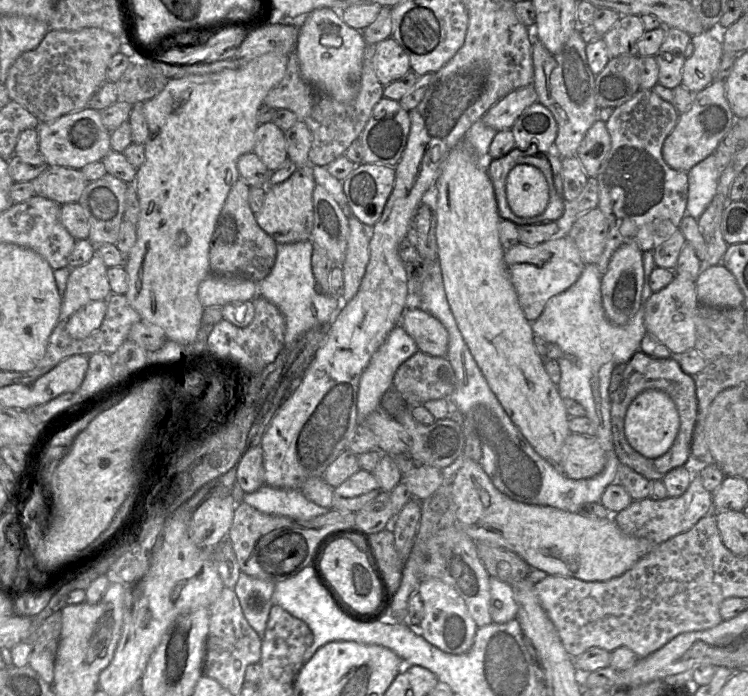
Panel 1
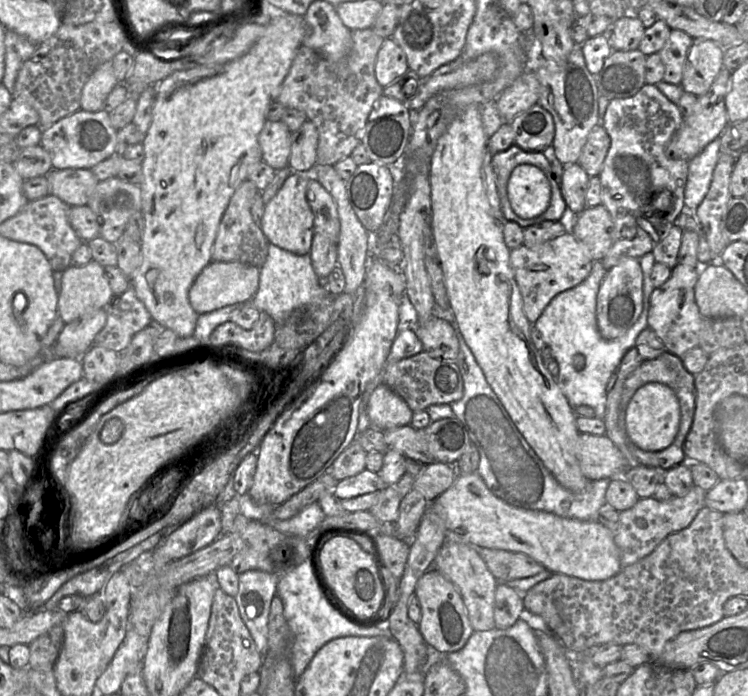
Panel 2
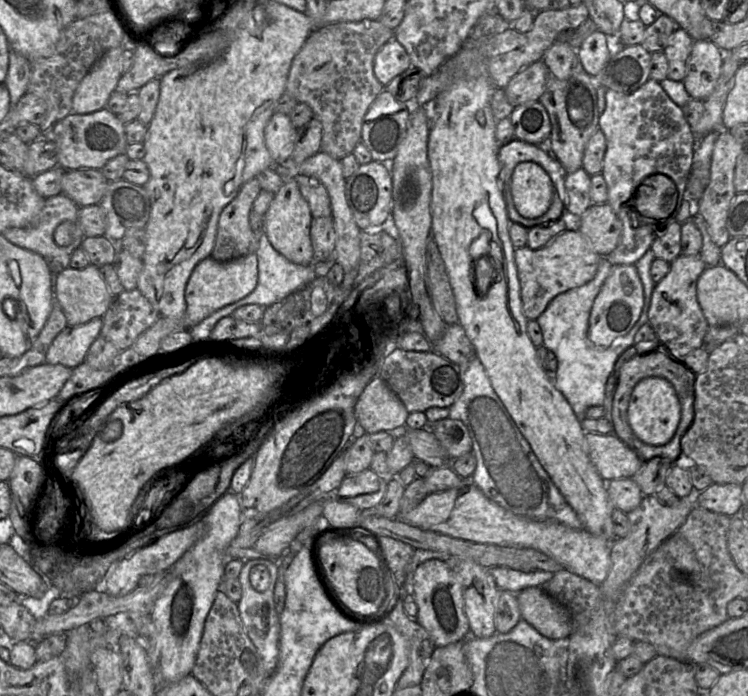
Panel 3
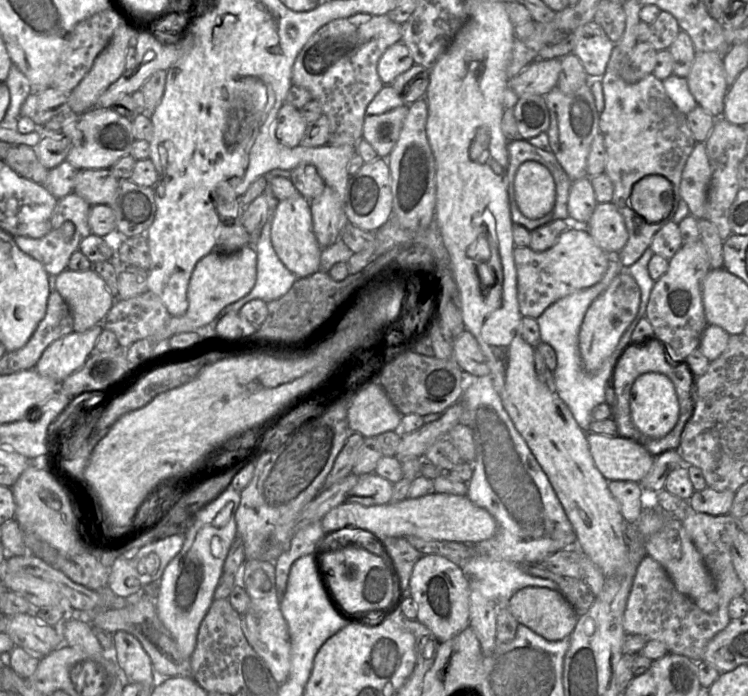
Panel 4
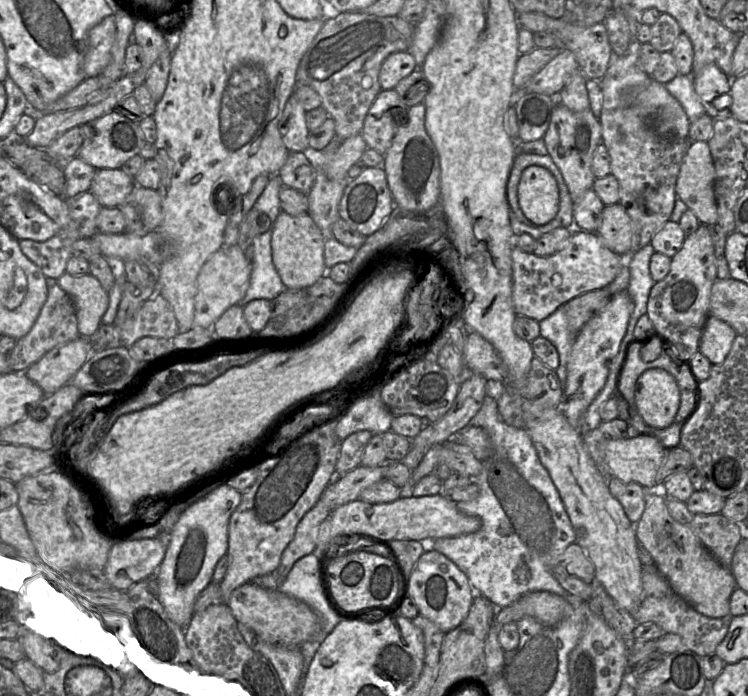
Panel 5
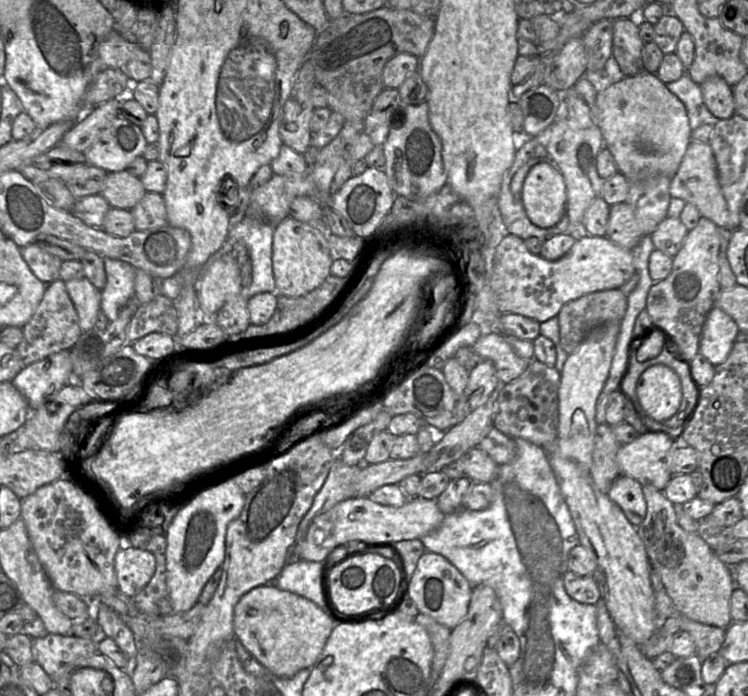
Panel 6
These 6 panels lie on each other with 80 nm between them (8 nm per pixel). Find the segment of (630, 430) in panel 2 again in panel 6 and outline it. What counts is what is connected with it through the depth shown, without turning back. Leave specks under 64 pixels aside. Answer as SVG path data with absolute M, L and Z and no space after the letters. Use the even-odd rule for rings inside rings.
M664 364L650 366L640 375L636 393L646 414L658 422L671 418L682 399L678 375Z

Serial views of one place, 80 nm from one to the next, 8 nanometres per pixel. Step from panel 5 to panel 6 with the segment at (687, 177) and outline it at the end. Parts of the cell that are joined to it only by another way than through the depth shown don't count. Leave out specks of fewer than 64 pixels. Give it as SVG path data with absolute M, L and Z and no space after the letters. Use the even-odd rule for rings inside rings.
M690 141L680 166L672 178L670 194L673 198L694 204L701 216L710 219L718 227L729 226L728 206L720 187L715 157L709 144Z

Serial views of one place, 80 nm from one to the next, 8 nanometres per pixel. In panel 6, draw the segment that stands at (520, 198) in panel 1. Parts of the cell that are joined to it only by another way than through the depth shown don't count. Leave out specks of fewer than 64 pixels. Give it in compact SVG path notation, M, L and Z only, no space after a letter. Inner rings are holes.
M542 161L528 172L521 200L529 220L539 228L555 226L566 213L567 190L555 163Z

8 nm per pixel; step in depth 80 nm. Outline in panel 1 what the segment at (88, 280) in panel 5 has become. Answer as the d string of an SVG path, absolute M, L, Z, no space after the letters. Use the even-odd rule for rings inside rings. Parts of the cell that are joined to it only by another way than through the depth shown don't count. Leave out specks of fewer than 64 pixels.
M96 248L90 261L71 269L62 298L60 321L69 319L91 301L107 300L112 294L107 269Z

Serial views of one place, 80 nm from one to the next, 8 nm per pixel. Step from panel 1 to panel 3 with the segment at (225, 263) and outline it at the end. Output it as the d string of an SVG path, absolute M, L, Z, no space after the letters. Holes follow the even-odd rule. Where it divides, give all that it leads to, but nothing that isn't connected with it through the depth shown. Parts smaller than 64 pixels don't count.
M257 178L250 179L221 211L211 253L216 261L230 261L256 253L259 239L251 229L249 215L261 190Z

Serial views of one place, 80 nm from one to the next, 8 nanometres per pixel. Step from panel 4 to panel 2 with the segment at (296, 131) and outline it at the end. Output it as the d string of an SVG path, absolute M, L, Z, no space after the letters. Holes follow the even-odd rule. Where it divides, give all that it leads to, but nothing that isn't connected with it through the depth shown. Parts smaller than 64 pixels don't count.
M266 121L260 135L262 160L275 170L289 166L291 134L283 121Z

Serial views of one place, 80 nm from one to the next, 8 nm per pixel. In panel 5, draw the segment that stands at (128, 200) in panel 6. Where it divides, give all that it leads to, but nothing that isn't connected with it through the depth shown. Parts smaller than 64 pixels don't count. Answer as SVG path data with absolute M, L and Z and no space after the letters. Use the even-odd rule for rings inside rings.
M98 169L89 192L102 207L119 207L136 186L134 178L119 169Z

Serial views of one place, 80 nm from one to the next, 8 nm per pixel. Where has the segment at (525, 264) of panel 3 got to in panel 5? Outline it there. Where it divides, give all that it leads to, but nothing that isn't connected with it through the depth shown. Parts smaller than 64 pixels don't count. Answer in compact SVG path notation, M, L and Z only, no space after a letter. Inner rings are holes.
M577 227L569 230L571 237L566 245L551 256L538 256L513 245L512 300L517 315L540 322L570 300L605 287L617 276L623 263L622 256L606 247L595 232L583 231Z

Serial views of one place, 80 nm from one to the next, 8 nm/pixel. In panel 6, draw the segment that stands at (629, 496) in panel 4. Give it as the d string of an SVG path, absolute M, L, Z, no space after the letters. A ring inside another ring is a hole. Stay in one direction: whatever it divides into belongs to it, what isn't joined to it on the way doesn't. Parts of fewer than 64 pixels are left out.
M620 474L612 483L608 496L620 507L633 526L641 524L647 506L642 485L637 480Z

